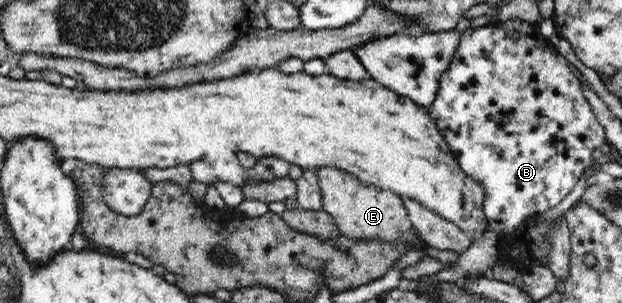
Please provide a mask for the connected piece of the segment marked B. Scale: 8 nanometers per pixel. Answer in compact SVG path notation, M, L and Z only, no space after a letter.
M509 19L509 21L499 21L497 24L489 24L480 28L468 29L463 31L458 49L451 59L449 67L442 73L438 79L439 86L438 95L435 96L434 104L427 108L427 114L437 122L438 129L445 134L446 140L449 142L450 149L454 157L457 158L458 164L462 166L467 174L477 178L485 185L487 197L483 208L486 217L489 220L489 229L499 233L499 235L510 235L517 229L518 225L523 223L529 217L533 217L540 213L553 209L567 197L585 169L591 165L591 153L595 149L600 148L606 142L606 133L604 127L595 117L588 100L583 93L584 80L569 64L563 64L557 57L557 51L545 38L541 35L539 22L529 23L521 21L521 19Z

